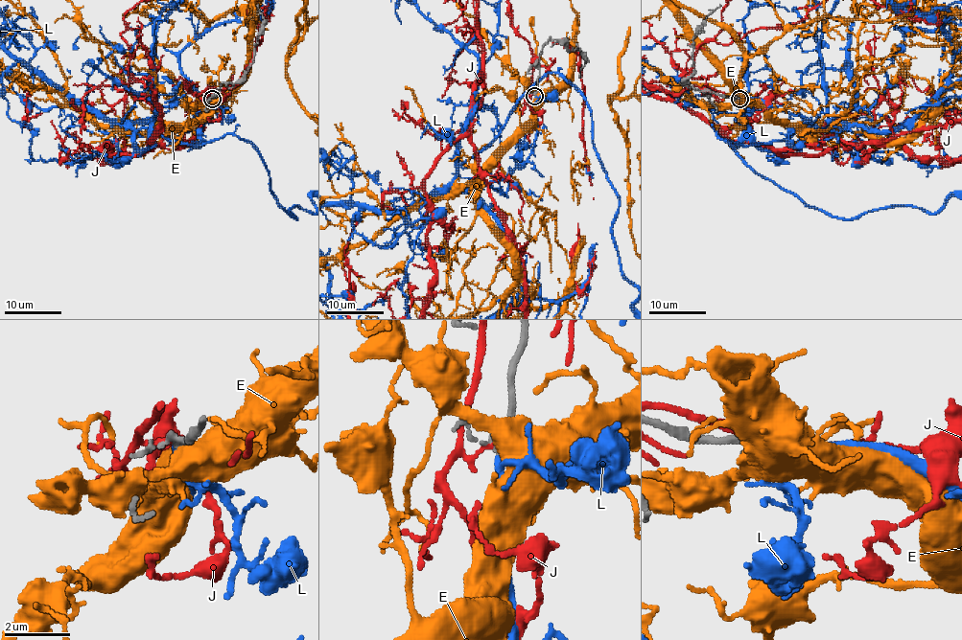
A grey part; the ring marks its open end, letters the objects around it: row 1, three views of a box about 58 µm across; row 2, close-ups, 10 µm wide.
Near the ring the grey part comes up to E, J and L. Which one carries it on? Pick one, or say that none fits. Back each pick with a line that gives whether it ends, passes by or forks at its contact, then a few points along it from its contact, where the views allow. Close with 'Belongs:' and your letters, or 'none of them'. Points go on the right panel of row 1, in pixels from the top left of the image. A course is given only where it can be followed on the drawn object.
L: It passes by
Belongs: L

